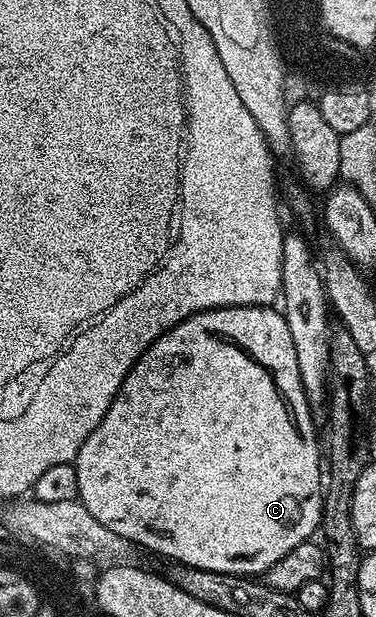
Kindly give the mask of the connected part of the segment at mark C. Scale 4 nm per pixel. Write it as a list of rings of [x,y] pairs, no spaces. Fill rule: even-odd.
[[[224,306],[214,310],[204,310],[183,319],[179,324],[172,326],[163,336],[159,336],[159,340],[155,340],[143,352],[143,356],[139,356],[139,360],[131,368],[131,372],[127,372],[115,400],[111,400],[111,408],[107,408],[107,416],[103,416],[103,420],[95,428],[95,432],[91,432],[91,436],[87,436],[87,440],[83,440],[83,448],[79,448],[75,463],[79,476],[77,497],[85,505],[87,512],[91,512],[91,516],[95,516],[95,520],[99,520],[99,524],[111,528],[111,532],[119,532],[119,536],[123,536],[128,542],[132,542],[138,547],[144,548],[146,546],[147,549],[154,550],[155,553],[162,554],[165,558],[173,558],[169,560],[174,563],[191,568],[203,568],[207,572],[219,572],[220,574],[261,576],[264,575],[265,571],[270,570],[276,562],[283,560],[283,556],[287,556],[287,552],[291,552],[291,548],[310,541],[318,533],[323,501],[323,450],[319,445],[319,434],[316,434],[313,429],[315,429],[315,423],[309,411],[299,376],[299,360],[295,352],[295,340],[291,340],[291,328],[287,328],[284,313],[273,306]]]

